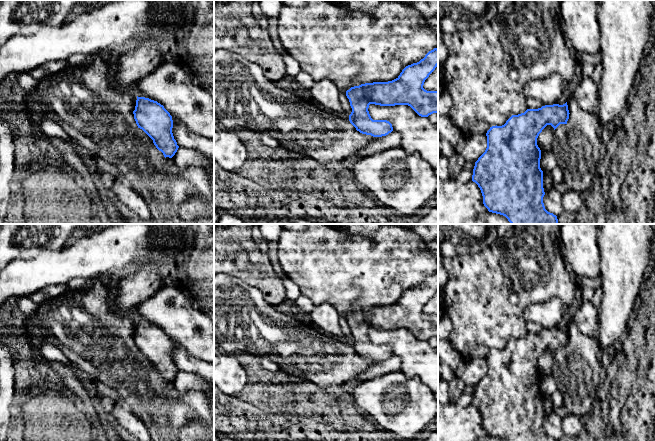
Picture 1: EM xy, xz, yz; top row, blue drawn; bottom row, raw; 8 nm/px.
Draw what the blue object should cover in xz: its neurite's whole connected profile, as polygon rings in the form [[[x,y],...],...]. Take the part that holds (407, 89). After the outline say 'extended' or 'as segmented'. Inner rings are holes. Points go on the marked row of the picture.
[[[434,48],[419,62],[406,66],[392,81],[351,87],[346,91],[352,108],[350,123],[362,134],[382,137],[393,131],[392,124],[387,120],[373,120],[368,111],[370,104],[408,105],[421,117],[438,113],[438,91],[423,88],[425,80],[437,66],[438,49]]]; as segmented

